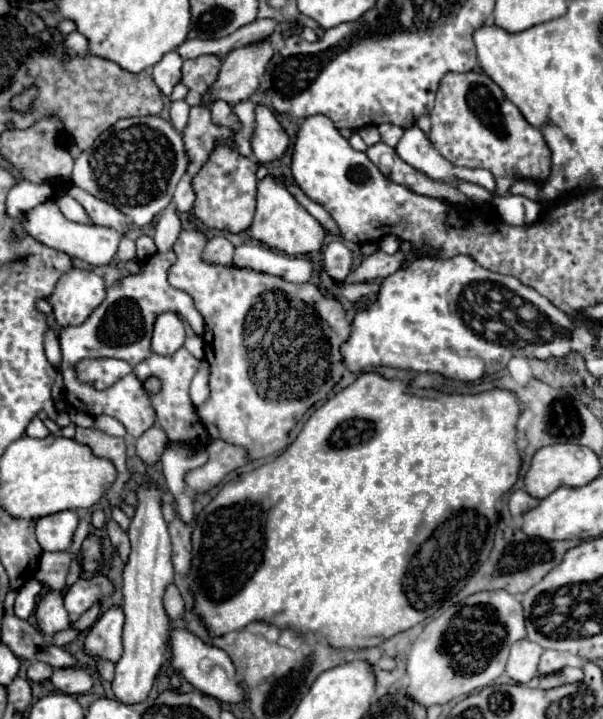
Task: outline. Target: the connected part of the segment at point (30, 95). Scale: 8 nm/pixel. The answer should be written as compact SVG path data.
M30 86L30 88L26 88L24 92L20 92L20 94L16 94L12 100L10 100L10 108L14 110L14 112L30 112L30 108L32 108L32 101L34 98L38 96L38 90L36 90L36 86Z

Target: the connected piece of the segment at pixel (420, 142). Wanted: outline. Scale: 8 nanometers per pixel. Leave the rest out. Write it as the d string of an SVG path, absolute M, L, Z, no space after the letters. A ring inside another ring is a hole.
M410 126L404 130L404 136L396 146L396 154L410 166L428 174L430 178L444 180L448 184L454 184L458 178L466 182L496 184L490 170L482 170L482 168L470 170L470 168L452 166L444 156L438 154L438 150L430 144L428 136L418 126Z

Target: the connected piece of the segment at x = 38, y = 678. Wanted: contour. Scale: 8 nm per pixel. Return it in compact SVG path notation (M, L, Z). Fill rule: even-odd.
M34 662L34 664L30 664L30 668L28 668L28 678L30 678L32 682L44 682L44 680L48 680L48 678L52 676L52 672L54 672L54 668L52 668L50 664Z

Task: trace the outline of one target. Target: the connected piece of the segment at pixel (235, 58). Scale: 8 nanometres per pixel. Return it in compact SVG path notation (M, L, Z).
M270 36L262 42L232 50L224 58L218 80L212 84L202 102L208 104L212 98L222 98L228 104L238 104L240 100L250 98L260 86L260 76L264 74L264 68L274 54L274 48L276 46Z

